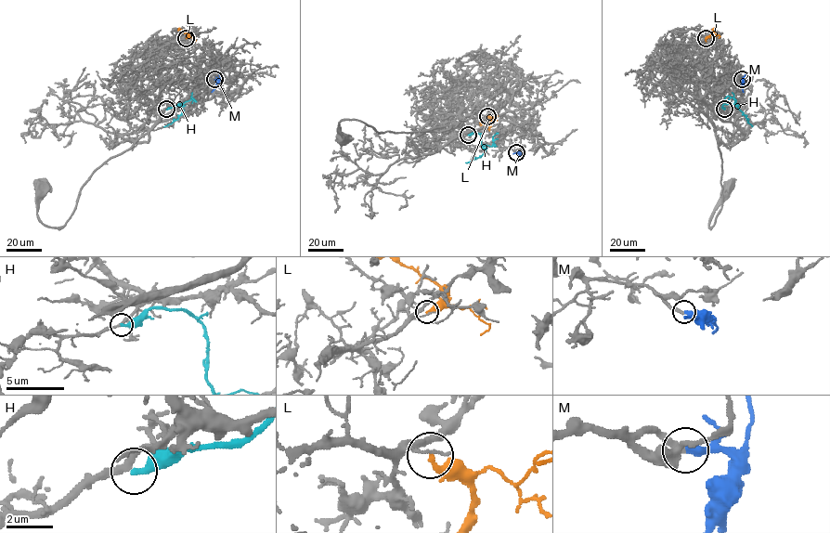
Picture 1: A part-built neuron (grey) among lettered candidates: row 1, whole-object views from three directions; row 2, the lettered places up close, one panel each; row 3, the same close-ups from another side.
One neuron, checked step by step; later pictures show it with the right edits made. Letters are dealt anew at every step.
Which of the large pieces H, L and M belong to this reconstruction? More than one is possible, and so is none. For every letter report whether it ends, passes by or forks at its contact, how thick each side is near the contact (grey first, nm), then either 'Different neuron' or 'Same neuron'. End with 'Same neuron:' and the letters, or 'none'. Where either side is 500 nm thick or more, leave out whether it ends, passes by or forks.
H: It ends there. Thickness 240 nm (grey) against 360 nm. Different neuron
L: It ends there. Thickness 130 nm (grey) against 280 nm. Different neuron
M: It ends there. Thickness 280 nm (grey) against 340 nm. Same neuron
Same neuron: M

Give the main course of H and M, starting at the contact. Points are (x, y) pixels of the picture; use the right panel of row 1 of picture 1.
H: (724, 110), (724, 104), (733, 104), (752, 126)
M: (742, 80), (743, 92)

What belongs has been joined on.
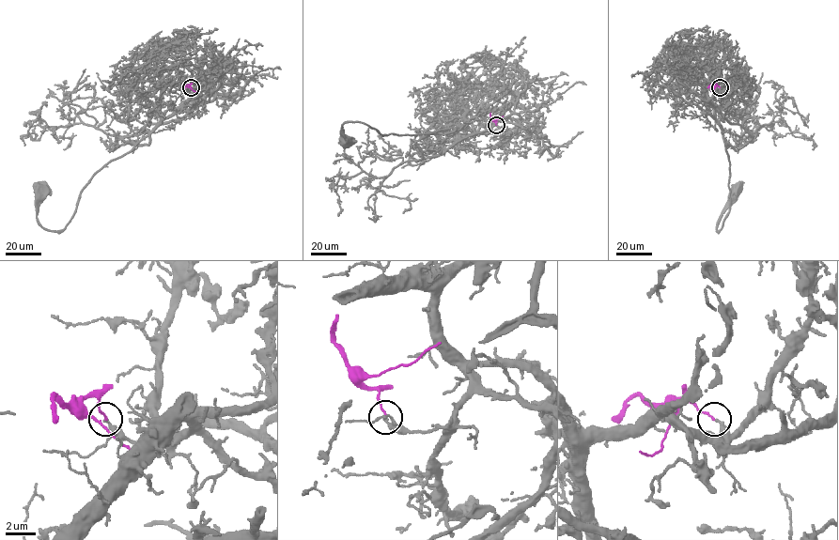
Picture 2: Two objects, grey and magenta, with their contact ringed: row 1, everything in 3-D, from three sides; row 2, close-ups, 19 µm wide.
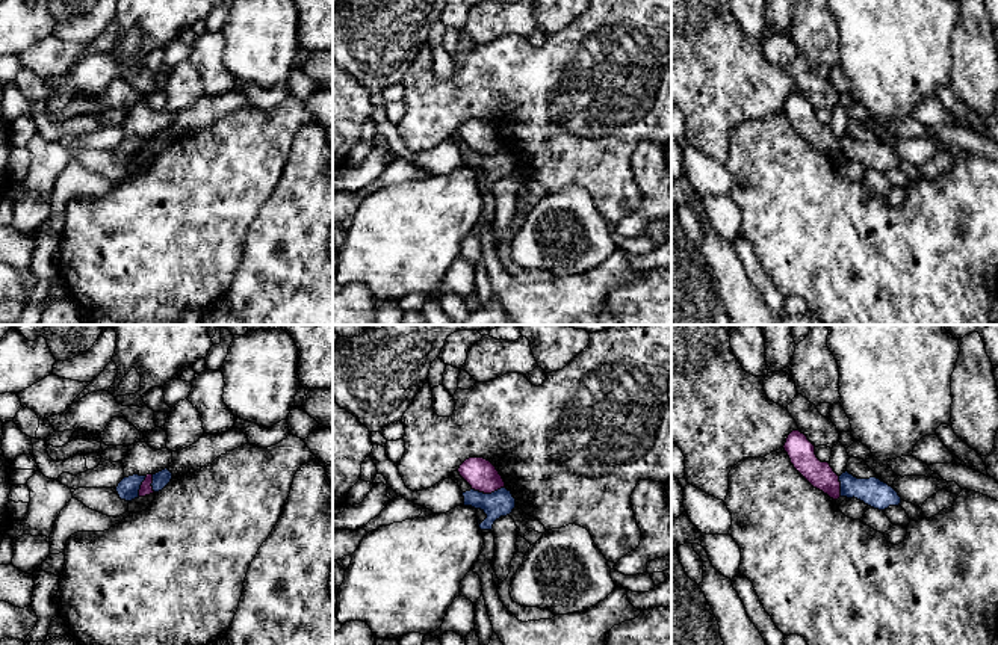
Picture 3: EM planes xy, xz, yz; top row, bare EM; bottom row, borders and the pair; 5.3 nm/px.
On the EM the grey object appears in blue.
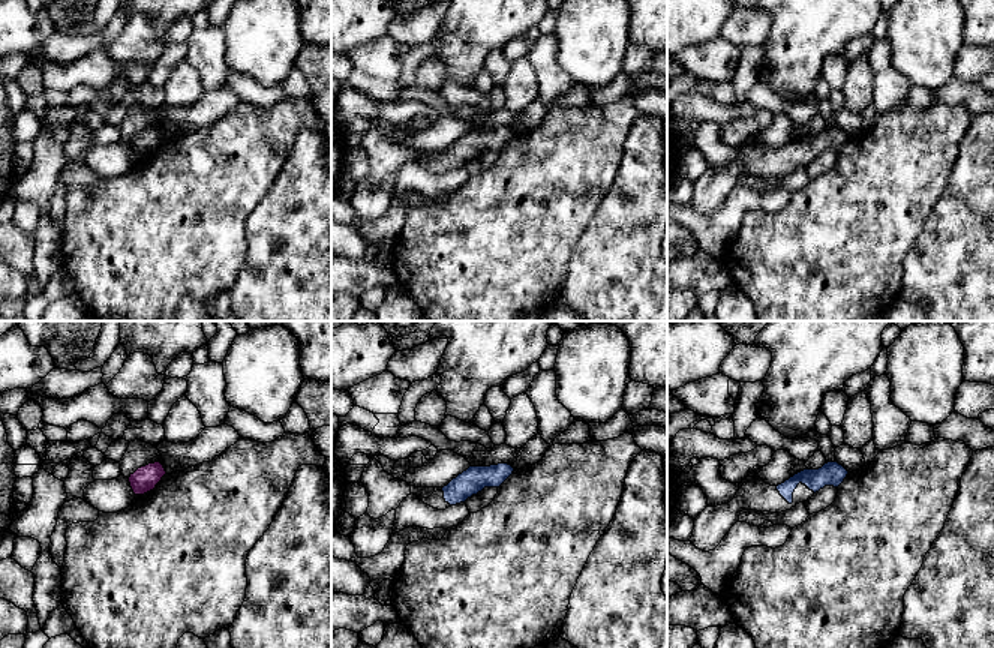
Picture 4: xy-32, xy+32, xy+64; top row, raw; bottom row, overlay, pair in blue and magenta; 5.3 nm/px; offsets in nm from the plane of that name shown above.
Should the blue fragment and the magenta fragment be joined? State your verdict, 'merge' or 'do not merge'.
do not merge

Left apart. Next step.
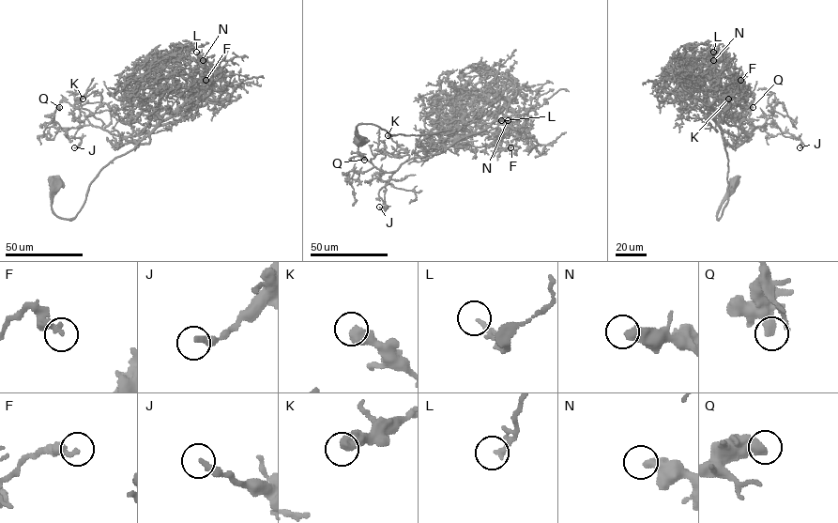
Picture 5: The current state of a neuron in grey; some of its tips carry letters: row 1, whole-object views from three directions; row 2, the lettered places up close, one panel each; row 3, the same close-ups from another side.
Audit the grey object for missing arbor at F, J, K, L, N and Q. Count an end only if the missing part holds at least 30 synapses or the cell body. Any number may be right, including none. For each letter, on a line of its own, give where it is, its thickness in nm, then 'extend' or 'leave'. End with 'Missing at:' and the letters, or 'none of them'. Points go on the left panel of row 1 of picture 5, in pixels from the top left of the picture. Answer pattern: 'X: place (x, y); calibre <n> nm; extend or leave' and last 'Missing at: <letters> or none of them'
F: place (205, 80); calibre 260 nm; leave
J: place (74, 147); calibre 280 nm; leave
K: place (83, 99); calibre 550 nm; leave
L: place (196, 52); calibre 200 nm; leave
N: place (203, 60); calibre 440 nm; leave
Q: place (59, 107); calibre 440 nm; leave
Missing at: none of them

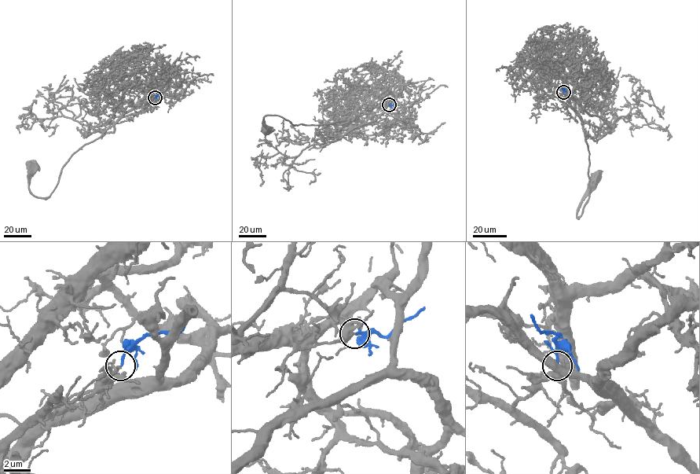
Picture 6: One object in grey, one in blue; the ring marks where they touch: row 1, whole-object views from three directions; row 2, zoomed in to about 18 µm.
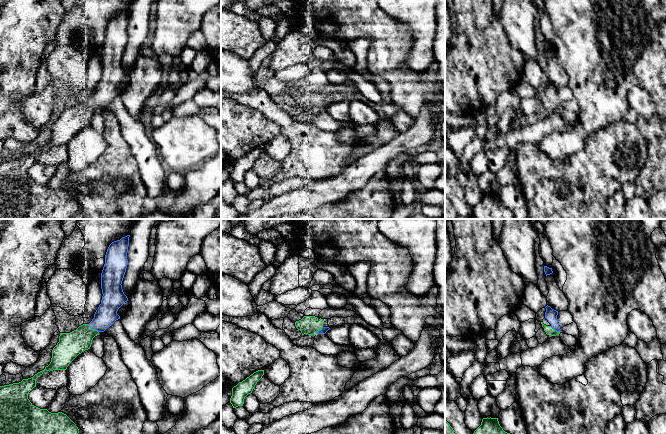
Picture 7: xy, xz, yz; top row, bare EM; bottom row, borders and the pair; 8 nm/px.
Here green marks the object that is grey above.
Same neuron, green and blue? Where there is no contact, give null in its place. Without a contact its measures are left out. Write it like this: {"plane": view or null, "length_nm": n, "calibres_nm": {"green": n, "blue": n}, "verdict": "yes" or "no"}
{"plane": "xy", "length_nm": 120, "calibres_nm": {"green": 200, "blue": 170}, "verdict": "yes"}

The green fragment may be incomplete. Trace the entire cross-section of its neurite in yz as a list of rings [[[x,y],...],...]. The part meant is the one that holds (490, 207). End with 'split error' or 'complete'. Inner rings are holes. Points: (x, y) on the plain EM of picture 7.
[[[483,194],[481,201],[474,207],[473,216],[477,219],[514,219],[515,213],[500,202],[498,194]]] | complete

